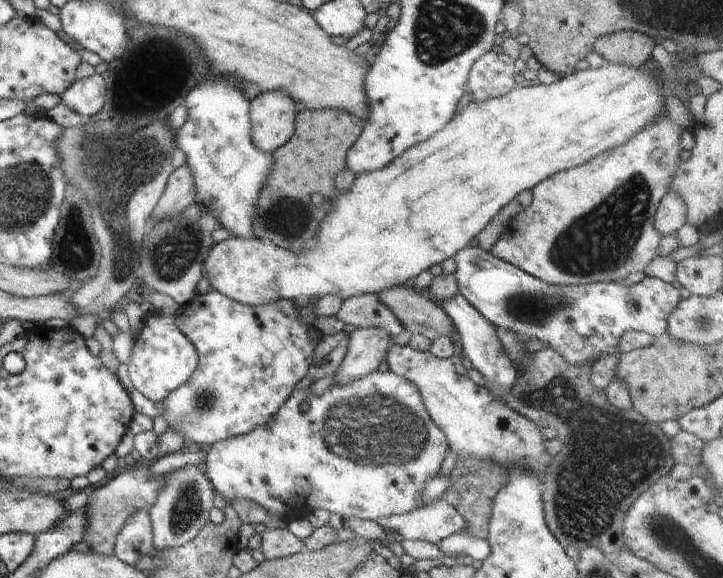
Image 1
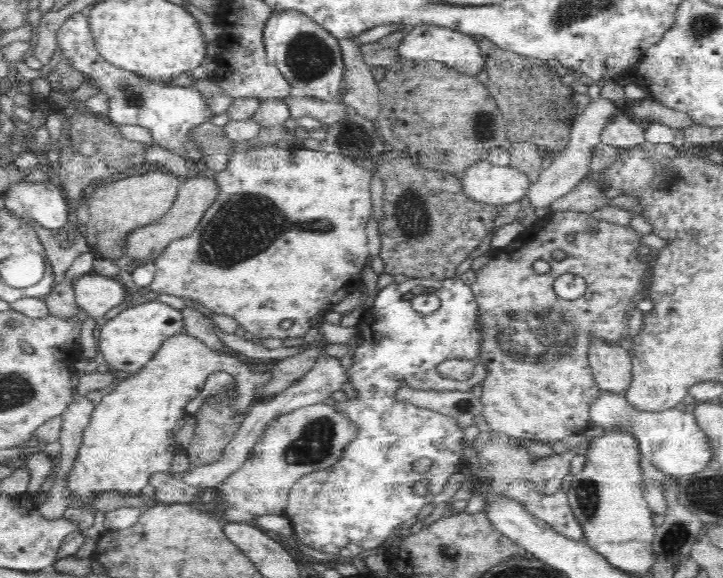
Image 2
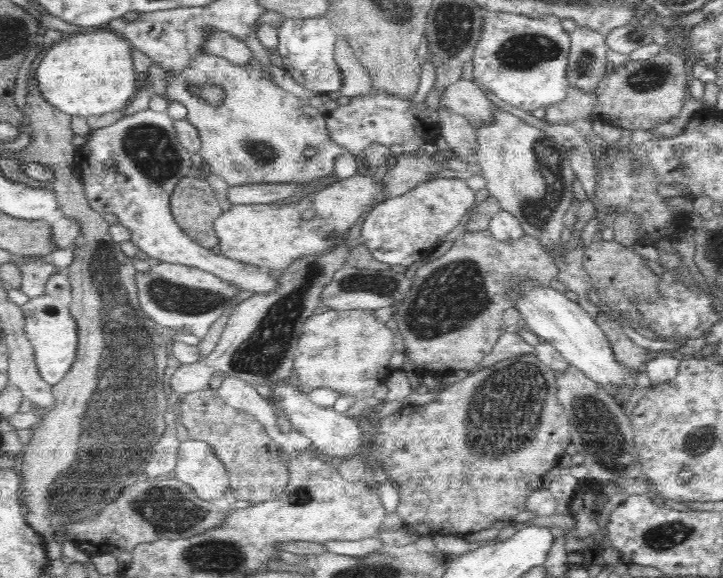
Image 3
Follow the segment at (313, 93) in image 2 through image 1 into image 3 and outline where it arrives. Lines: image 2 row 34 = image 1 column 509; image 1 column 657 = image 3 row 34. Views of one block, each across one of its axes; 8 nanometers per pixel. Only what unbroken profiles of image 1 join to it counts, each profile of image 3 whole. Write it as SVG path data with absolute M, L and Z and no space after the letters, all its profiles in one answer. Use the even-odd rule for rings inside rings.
M326 18L286 19L278 29L278 37L277 53L300 84L324 97L342 88L342 73L335 60L338 35Z

